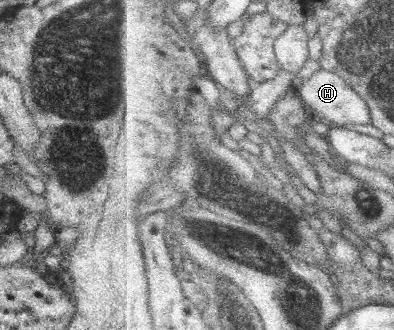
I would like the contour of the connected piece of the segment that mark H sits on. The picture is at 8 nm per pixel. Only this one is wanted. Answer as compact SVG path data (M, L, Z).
M321 68L310 79L302 82L300 87L301 98L313 110L312 113L329 118L341 126L343 124L374 124L370 104L338 72Z

